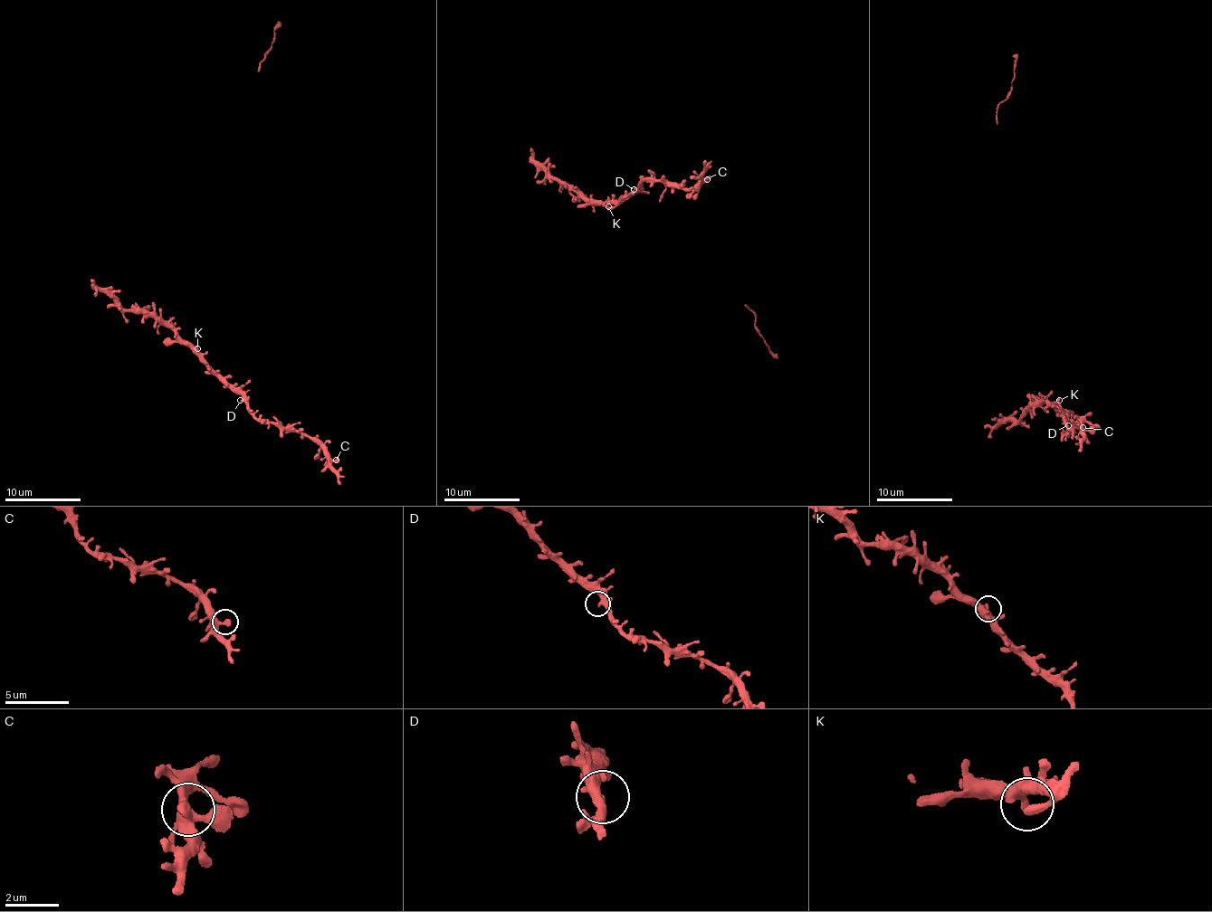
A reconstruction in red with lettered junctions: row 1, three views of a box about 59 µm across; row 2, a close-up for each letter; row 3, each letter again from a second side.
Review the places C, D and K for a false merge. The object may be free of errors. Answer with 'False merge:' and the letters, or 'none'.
False merge: none

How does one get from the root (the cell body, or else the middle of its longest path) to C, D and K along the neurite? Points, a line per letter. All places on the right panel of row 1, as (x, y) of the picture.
C: (1028, 394), (1030, 401), (1056, 406), (1067, 414), (1065, 432), (1070, 433), (1077, 420), (1083, 427)
D: (1028, 394), (1030, 401), (1056, 406), (1067, 414), (1064, 420), (1068, 425)
K: (1028, 394), (1031, 402), (1058, 401)

